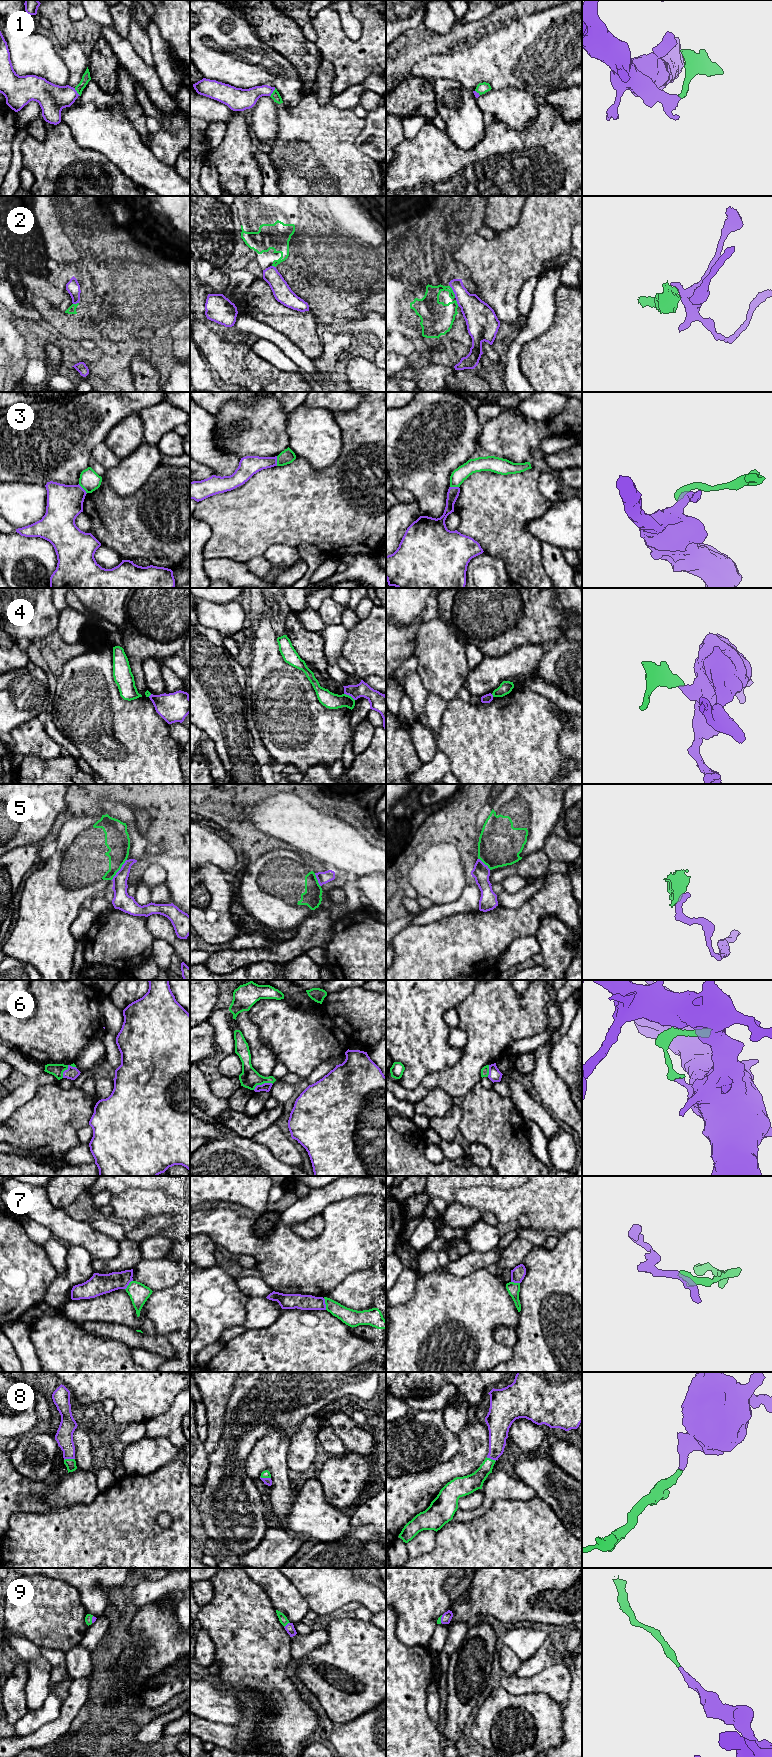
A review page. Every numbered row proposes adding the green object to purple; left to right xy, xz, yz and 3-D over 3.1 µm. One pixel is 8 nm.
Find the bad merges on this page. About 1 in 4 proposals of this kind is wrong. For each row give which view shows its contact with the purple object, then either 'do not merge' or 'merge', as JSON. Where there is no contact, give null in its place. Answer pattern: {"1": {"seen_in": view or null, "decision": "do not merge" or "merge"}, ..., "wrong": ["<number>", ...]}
{"1": {"seen_in": "xz", "decision": "merge"}, "2": {"seen_in": "yz", "decision": "do not merge"}, "3": {"seen_in": "xz", "decision": "do not merge"}, "4": {"seen_in": "xz", "decision": "do not merge"}, "5": {"seen_in": "xy", "decision": "do not merge"}, "6": {"seen_in": "xy", "decision": "merge"}, "7": {"seen_in": "xz", "decision": "do not merge"}, "8": {"seen_in": "xy", "decision": "merge"}, "9": {"seen_in": "xz", "decision": "merge"}, "wrong": ["2", "3", "4", "5", "7"]}

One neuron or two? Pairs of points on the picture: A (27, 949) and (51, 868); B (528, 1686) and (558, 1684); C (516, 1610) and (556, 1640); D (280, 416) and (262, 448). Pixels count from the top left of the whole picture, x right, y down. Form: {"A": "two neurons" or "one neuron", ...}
{"A": "one neuron", "B": "one neuron", "C": "two neurons", "D": "one neuron"}

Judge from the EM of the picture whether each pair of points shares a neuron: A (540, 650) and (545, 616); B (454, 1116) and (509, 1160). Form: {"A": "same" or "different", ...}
{"A": "different", "B": "different"}

